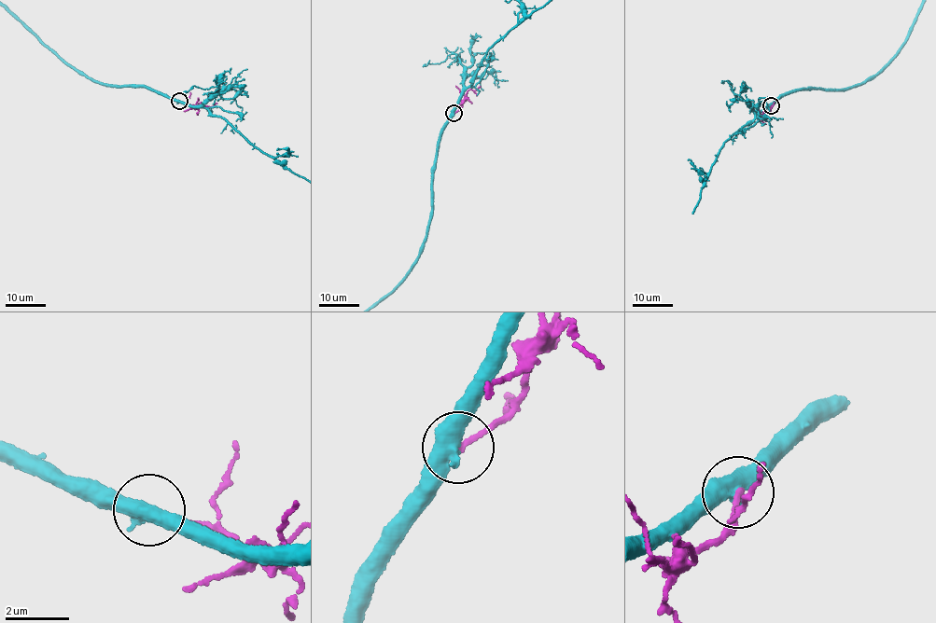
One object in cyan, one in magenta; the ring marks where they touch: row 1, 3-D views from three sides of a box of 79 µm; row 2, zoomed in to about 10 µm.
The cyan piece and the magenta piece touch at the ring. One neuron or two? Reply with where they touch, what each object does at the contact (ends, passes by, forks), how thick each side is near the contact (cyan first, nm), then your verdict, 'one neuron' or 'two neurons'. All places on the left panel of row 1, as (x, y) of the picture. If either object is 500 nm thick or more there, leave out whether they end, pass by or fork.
place (179, 101); cyan passes by; magenta ends; calibres 480 and 180 nm; two neurons

